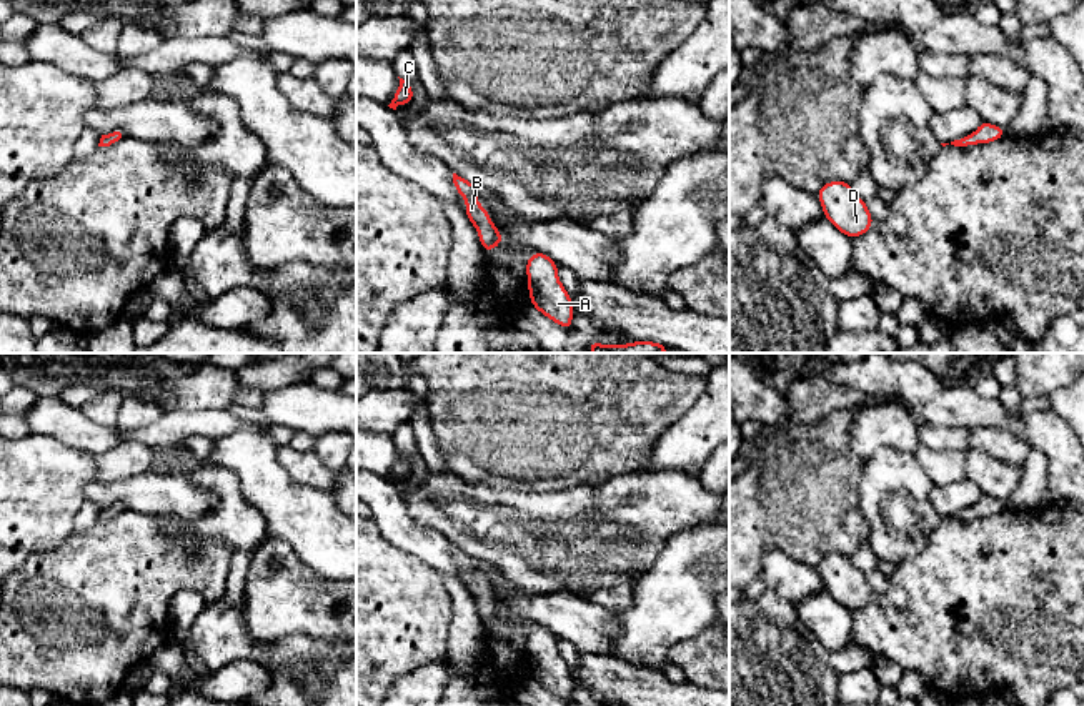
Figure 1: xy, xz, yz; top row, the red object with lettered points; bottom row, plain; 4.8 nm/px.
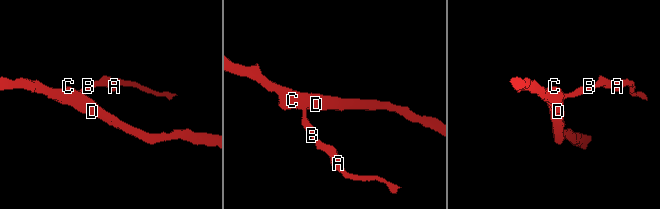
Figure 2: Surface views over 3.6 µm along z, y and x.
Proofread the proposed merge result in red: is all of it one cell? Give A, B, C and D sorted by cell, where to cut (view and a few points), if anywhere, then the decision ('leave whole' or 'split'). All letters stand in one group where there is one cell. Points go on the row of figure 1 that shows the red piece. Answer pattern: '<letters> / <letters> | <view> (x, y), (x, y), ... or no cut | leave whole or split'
A B C D | no cut | leave whole

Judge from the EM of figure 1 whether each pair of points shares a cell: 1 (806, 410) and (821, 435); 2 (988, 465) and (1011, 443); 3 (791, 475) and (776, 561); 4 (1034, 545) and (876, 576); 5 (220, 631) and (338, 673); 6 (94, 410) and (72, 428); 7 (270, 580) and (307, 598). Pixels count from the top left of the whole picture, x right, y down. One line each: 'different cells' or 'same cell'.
1: different cells
2: different cells
3: different cells
4: different cells
5: same cell
6: different cells
7: same cell

